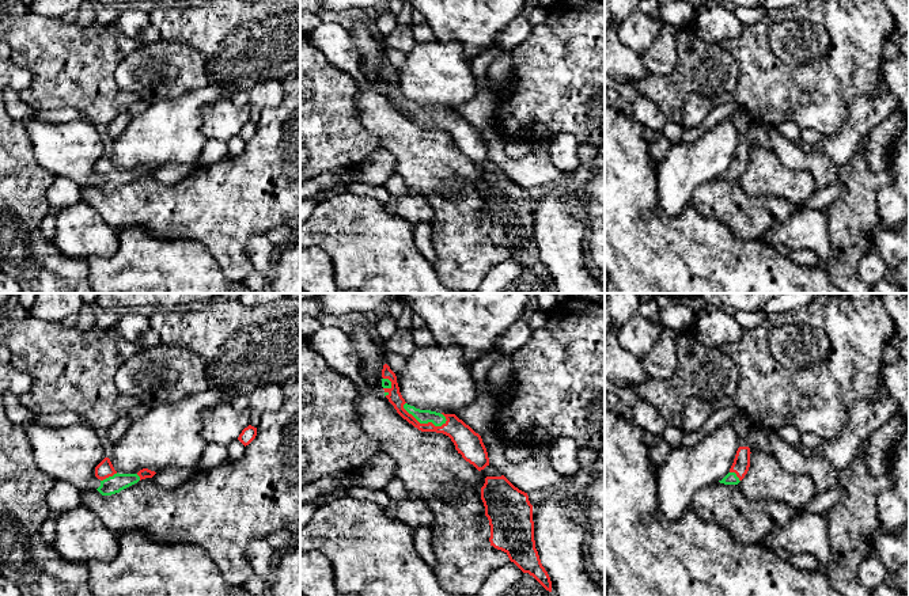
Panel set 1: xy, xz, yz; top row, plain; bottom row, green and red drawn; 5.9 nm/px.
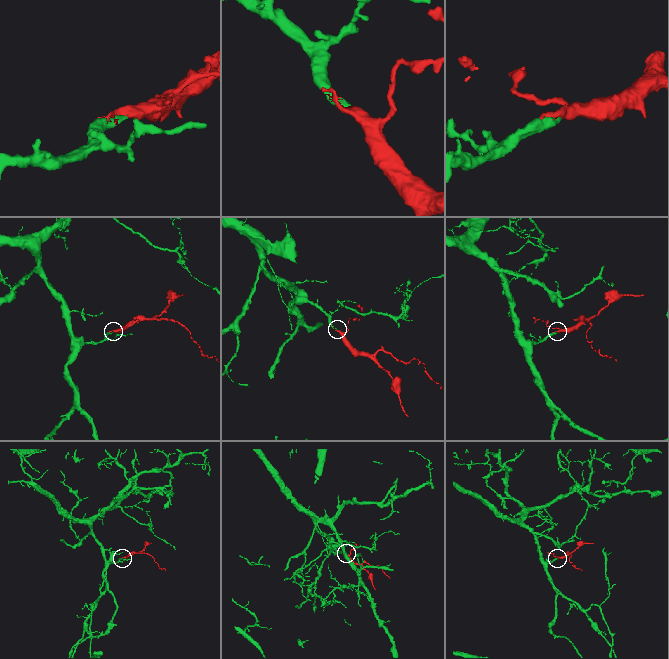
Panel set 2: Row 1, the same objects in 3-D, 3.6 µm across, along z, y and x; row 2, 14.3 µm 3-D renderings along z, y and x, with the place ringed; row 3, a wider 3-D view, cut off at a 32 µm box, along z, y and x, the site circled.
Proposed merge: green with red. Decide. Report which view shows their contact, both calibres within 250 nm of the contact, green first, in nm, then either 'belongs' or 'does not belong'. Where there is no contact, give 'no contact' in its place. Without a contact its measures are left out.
xz | 80/140 nm | belongs

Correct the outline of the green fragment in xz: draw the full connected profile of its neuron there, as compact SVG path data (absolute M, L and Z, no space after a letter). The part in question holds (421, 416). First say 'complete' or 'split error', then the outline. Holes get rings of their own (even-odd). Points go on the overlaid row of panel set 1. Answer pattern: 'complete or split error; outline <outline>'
split error; outline M387 364L382 369L385 396L397 413L421 432L443 433L451 439L458 453L478 471L489 466L489 458L482 439L455 414L420 410L405 402L399 392L395 373Z

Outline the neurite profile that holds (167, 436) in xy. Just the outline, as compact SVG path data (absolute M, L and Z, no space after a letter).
M208 388L177 403L151 409L144 417L136 420L129 430L114 444L109 458L114 470L118 474L137 474L143 468L155 472L170 467L196 470L208 444L201 436L202 417L207 410L224 402L224 395L220 391Z

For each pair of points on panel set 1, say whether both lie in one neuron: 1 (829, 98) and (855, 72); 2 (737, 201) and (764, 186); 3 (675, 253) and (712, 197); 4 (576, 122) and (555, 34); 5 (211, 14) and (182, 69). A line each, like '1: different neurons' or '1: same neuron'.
1: same neuron
2: different neurons
3: different neurons
4: same neuron
5: different neurons

